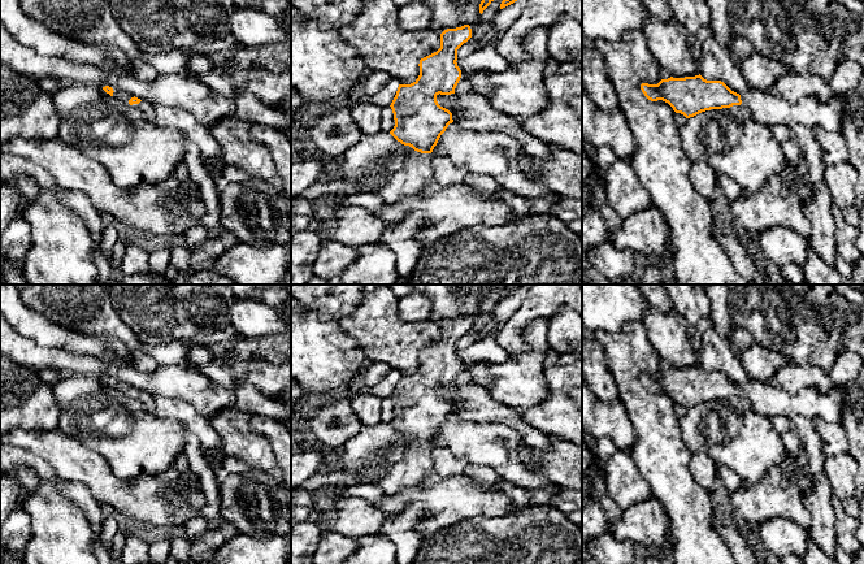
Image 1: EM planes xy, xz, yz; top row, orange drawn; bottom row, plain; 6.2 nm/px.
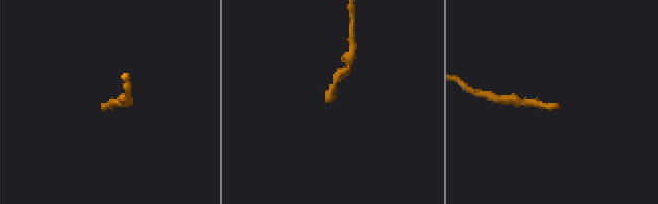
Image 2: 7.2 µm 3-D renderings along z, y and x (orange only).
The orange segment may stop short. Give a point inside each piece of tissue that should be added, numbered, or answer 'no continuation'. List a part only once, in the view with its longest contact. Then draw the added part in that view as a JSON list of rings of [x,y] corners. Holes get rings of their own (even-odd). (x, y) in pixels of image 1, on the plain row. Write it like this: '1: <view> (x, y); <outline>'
1: xz (416, 463); [[[412,443],[401,452],[401,459],[394,463],[387,473],[372,483],[385,494],[394,495],[403,487],[424,486],[425,477],[433,470],[433,444]]]

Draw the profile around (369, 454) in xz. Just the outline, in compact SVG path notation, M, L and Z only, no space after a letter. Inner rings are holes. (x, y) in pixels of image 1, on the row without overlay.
M390 424L364 426L340 447L340 470L357 473L362 477L360 483L372 483L385 476L401 459L403 450L412 443L412 438L401 435Z

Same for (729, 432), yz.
M742 395L690 408L680 425L692 454L708 455L747 483L760 481L769 468L789 459L781 434L769 417L756 413Z

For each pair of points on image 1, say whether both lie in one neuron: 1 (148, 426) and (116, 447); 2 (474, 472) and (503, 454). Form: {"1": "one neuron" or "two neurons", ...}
{"1": "one neuron", "2": "two neurons"}

